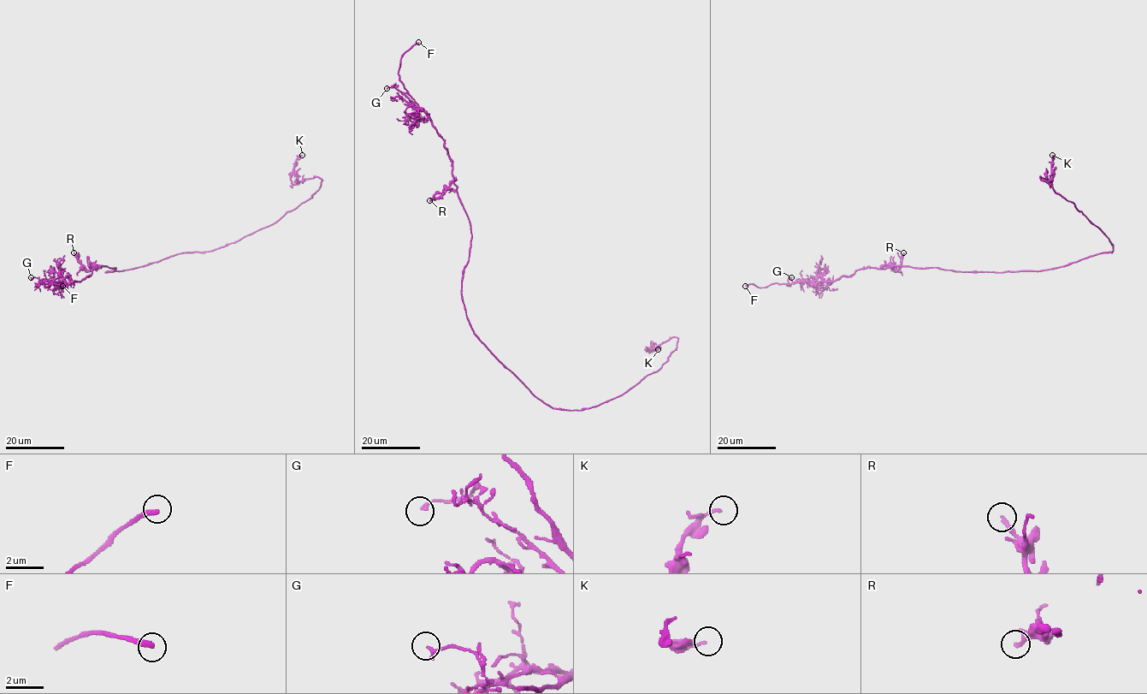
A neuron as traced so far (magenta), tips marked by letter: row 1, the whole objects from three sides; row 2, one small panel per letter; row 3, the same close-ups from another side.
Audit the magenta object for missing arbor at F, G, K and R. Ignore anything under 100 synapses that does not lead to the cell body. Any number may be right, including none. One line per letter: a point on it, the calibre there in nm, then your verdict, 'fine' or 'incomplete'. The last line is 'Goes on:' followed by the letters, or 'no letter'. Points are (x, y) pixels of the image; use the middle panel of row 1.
F: place (418, 42); calibre 260 nm; incomplete
G: place (387, 88); calibre 160 nm; fine
K: place (658, 349); calibre 130 nm; fine
R: place (429, 200); calibre 200 nm; fine
Goes on: F

